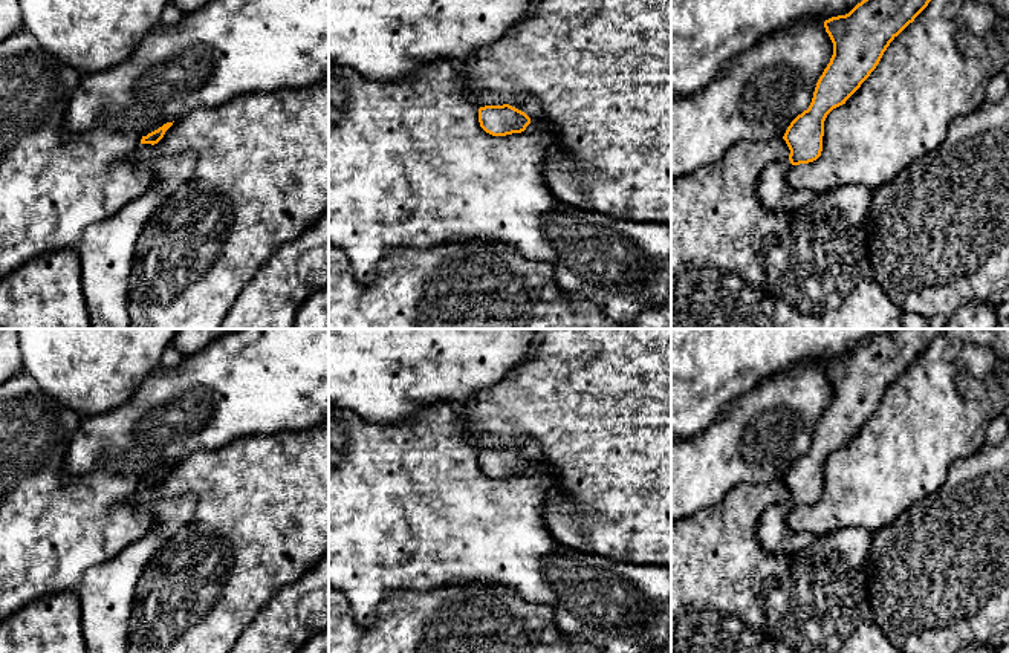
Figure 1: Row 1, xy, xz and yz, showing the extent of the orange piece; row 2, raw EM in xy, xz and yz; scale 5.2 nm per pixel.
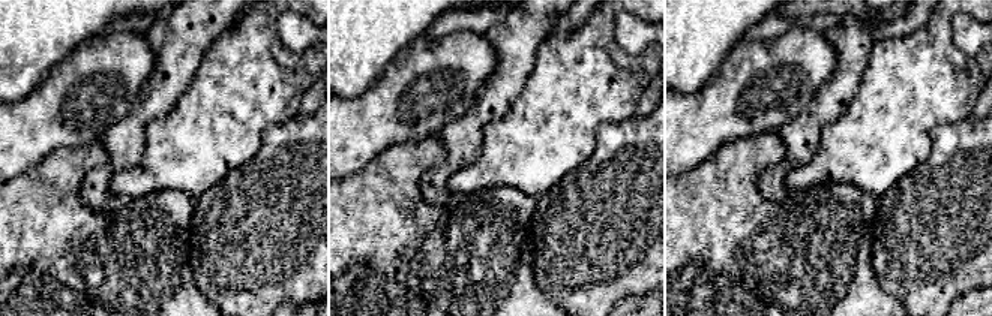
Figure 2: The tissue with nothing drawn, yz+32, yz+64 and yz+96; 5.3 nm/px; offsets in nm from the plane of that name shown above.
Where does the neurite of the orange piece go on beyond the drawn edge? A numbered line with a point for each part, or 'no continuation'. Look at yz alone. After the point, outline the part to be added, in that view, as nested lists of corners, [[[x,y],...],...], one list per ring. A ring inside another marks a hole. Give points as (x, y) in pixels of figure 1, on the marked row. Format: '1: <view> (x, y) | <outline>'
1: yz (774, 191) | [[[775,159],[761,171],[757,193],[769,211],[795,213],[810,203],[813,193],[795,190],[787,184],[787,173],[792,164],[789,159]]]

